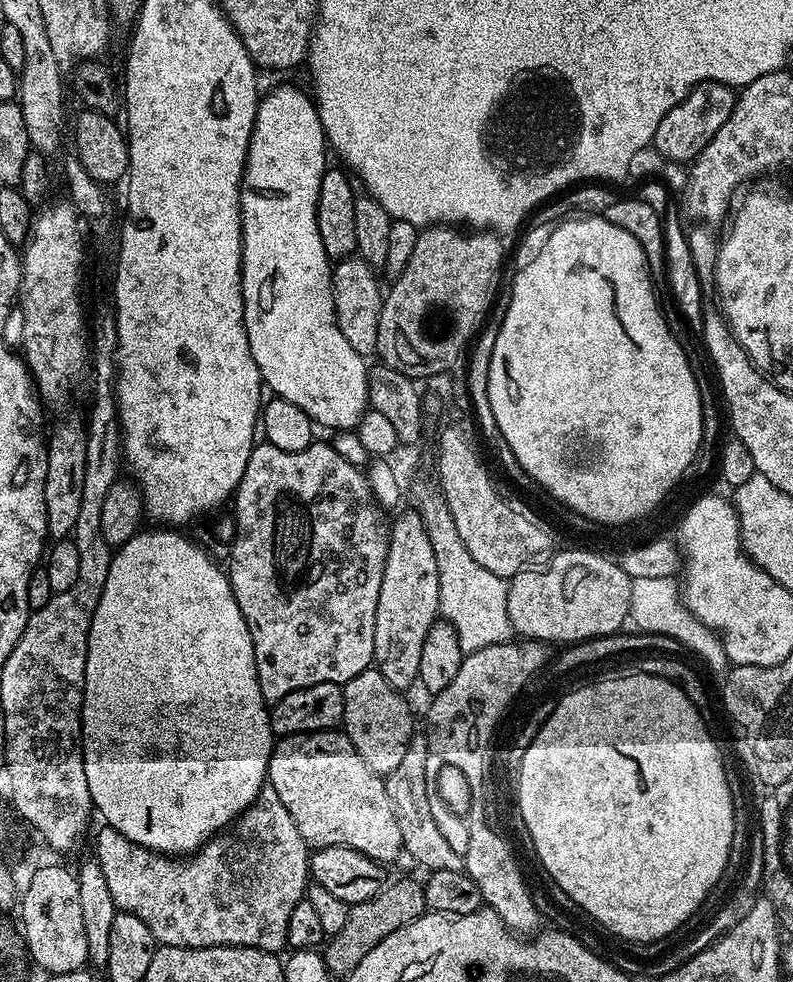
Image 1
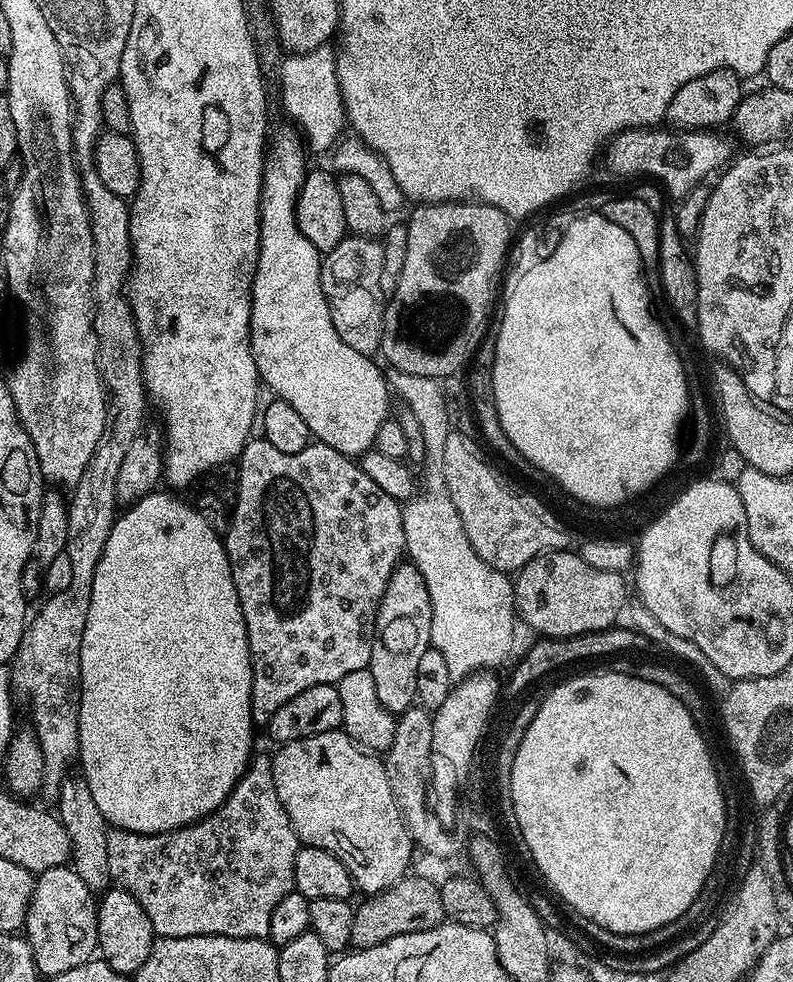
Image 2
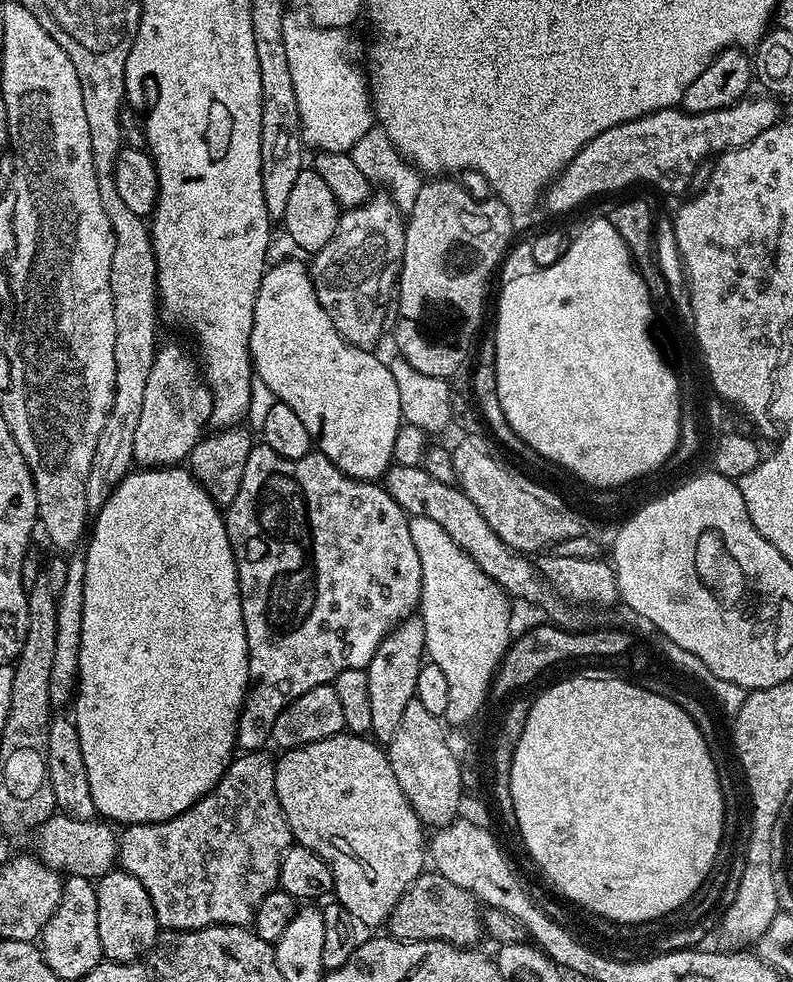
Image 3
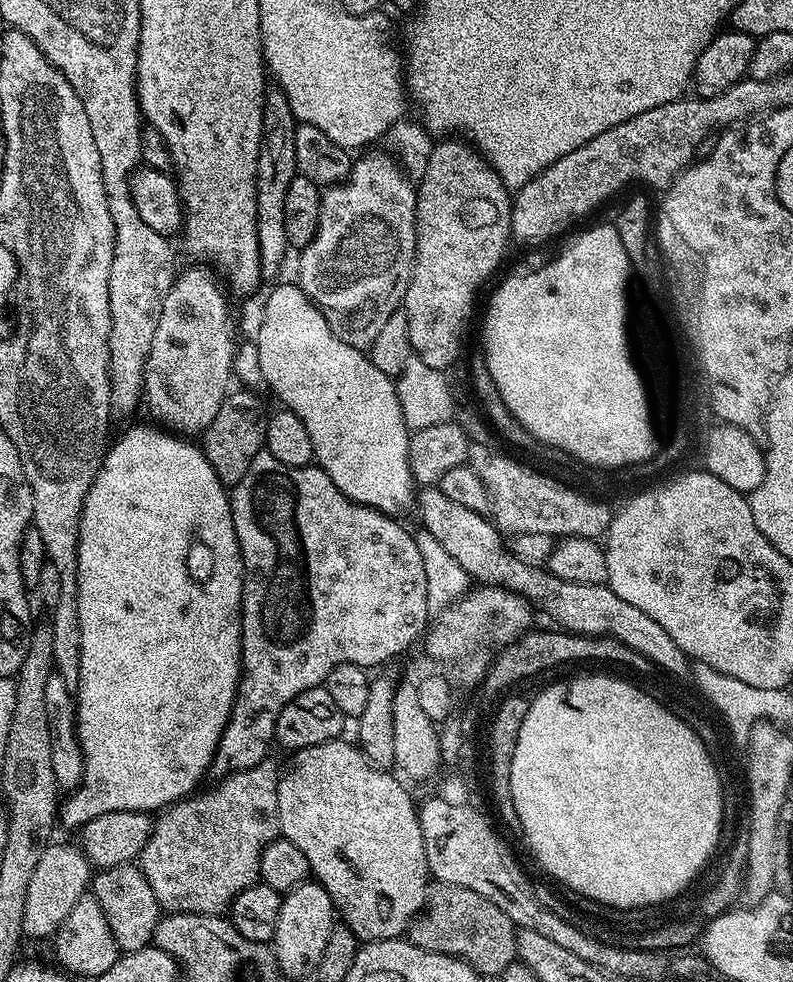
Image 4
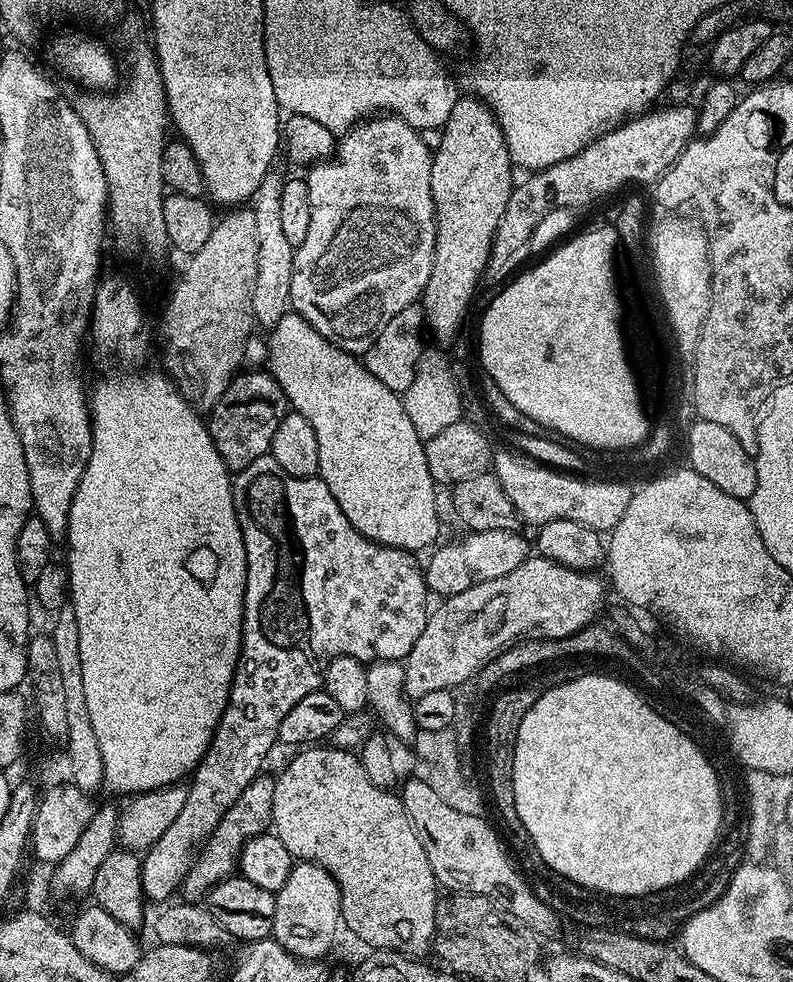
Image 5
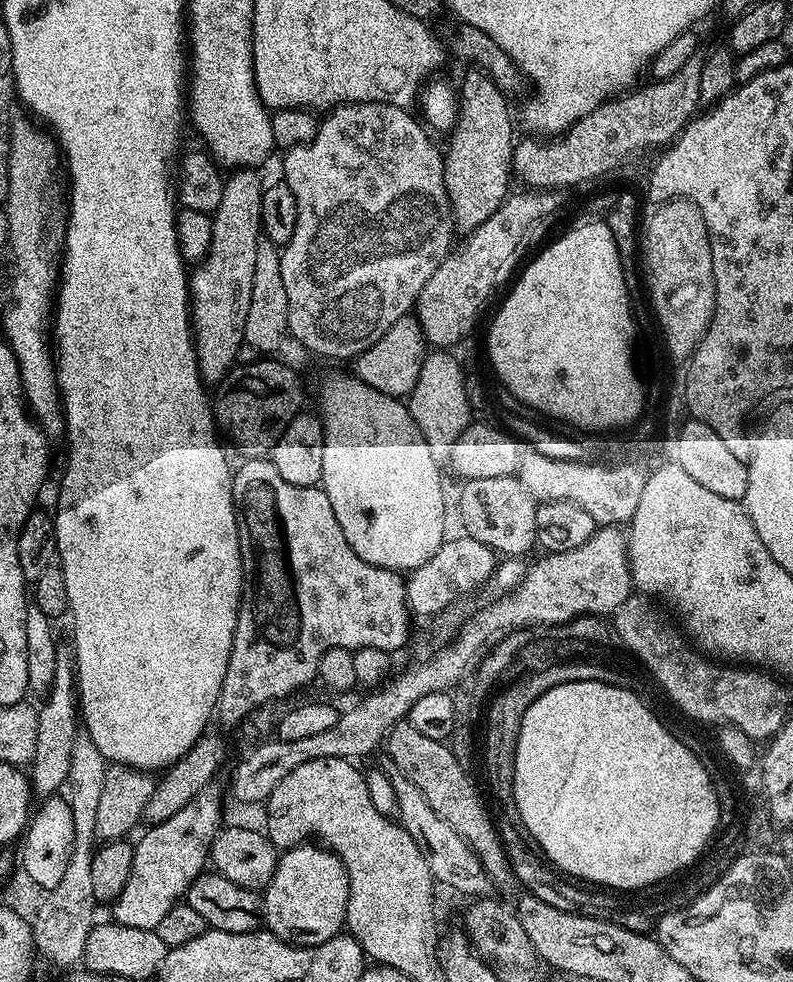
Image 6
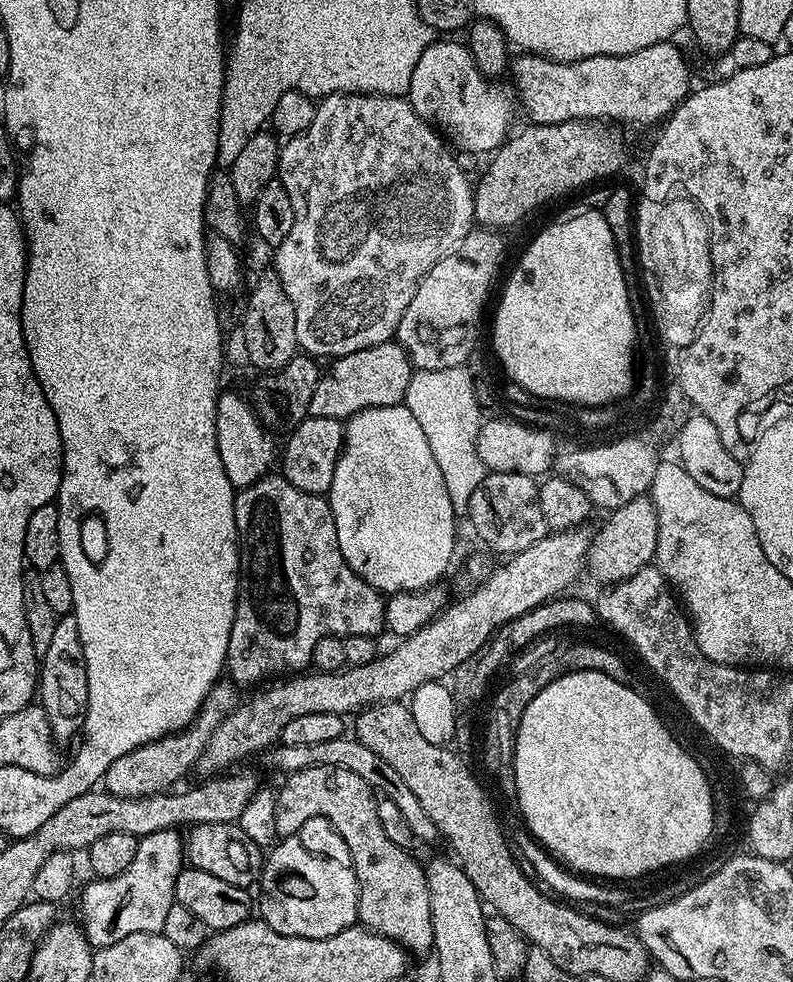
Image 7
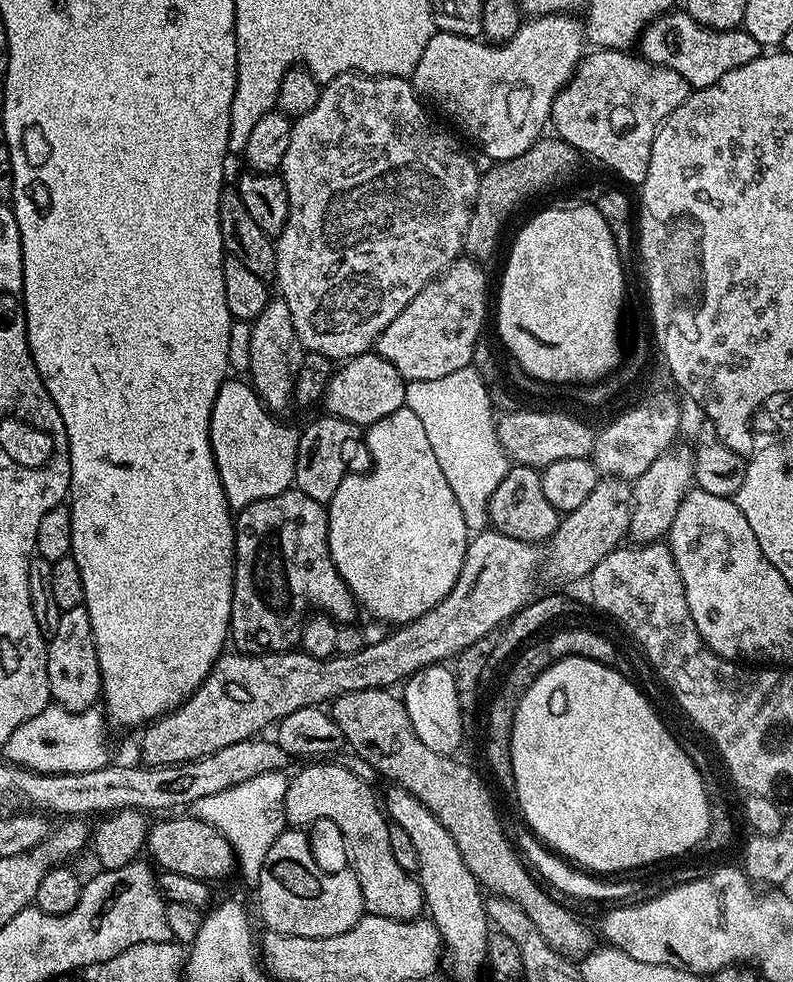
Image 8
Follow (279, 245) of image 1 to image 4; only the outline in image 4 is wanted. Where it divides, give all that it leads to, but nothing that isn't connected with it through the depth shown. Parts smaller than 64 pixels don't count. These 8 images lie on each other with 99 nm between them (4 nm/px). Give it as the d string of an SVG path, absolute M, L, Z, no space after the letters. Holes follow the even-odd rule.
M299 283L280 284L268 296L260 329L256 332L256 360L272 392L287 411L298 414L310 434L315 463L356 504L377 508L393 518L399 517L418 500L418 488L408 461L410 429L404 420L393 377L378 368L371 355L350 346L330 330L320 307L301 290Z

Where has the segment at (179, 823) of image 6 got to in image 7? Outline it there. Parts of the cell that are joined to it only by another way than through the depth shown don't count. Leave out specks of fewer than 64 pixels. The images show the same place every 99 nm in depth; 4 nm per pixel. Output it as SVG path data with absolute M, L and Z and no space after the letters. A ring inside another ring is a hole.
M177 829L158 830L154 834L146 834L138 839L138 850L134 854L134 862L122 870L122 874L114 874L114 878L89 879L89 884L80 892L80 917L78 923L84 930L84 937L92 943L93 949L114 946L129 934L150 934L163 932L166 926L166 914L170 906L176 903L174 886L178 882L180 873L186 867L186 840Z

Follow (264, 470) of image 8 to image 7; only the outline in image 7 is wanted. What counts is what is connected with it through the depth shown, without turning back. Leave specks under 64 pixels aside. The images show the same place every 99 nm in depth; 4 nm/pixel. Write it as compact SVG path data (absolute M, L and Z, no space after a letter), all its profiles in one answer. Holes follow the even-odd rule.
M221 391L216 403L216 441L218 442L218 454L222 458L222 466L226 470L226 478L230 478L233 489L239 490L258 482L264 476L273 471L272 463L278 460L278 444L275 444L273 433L261 424L251 403L244 400L236 392Z

